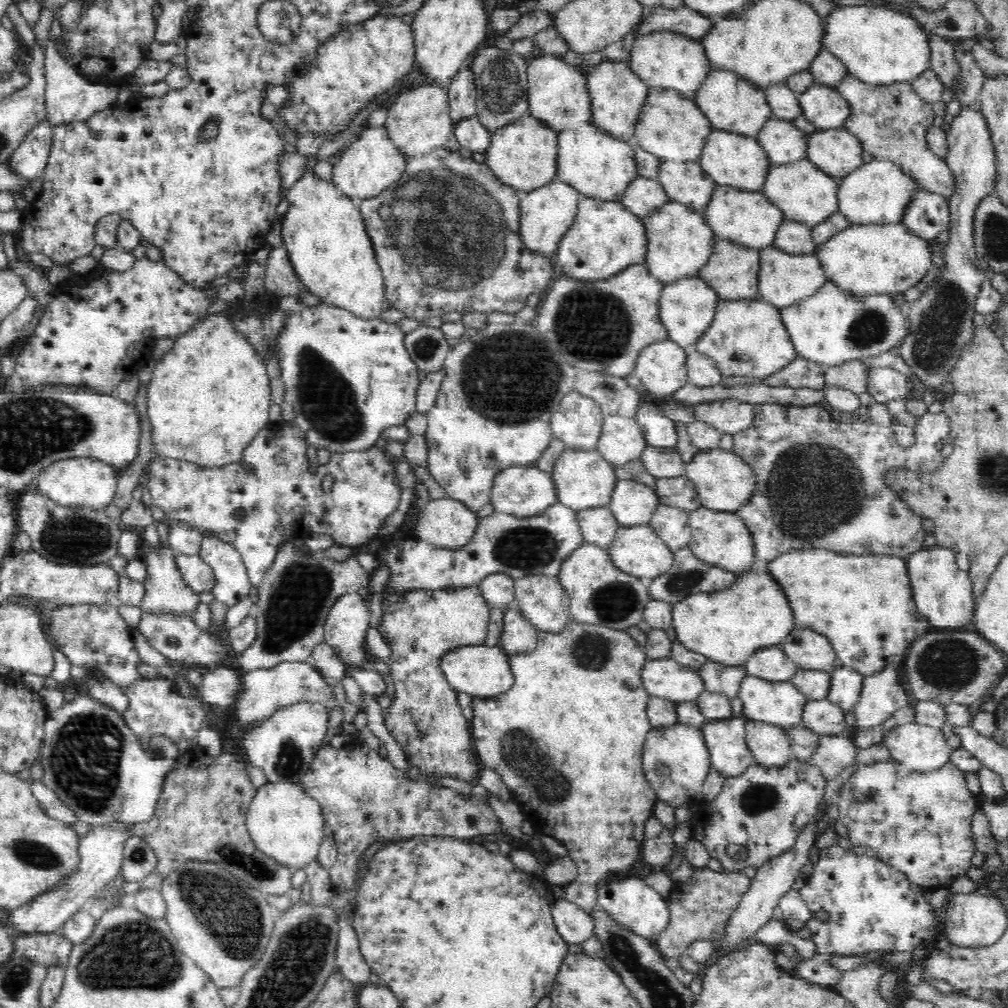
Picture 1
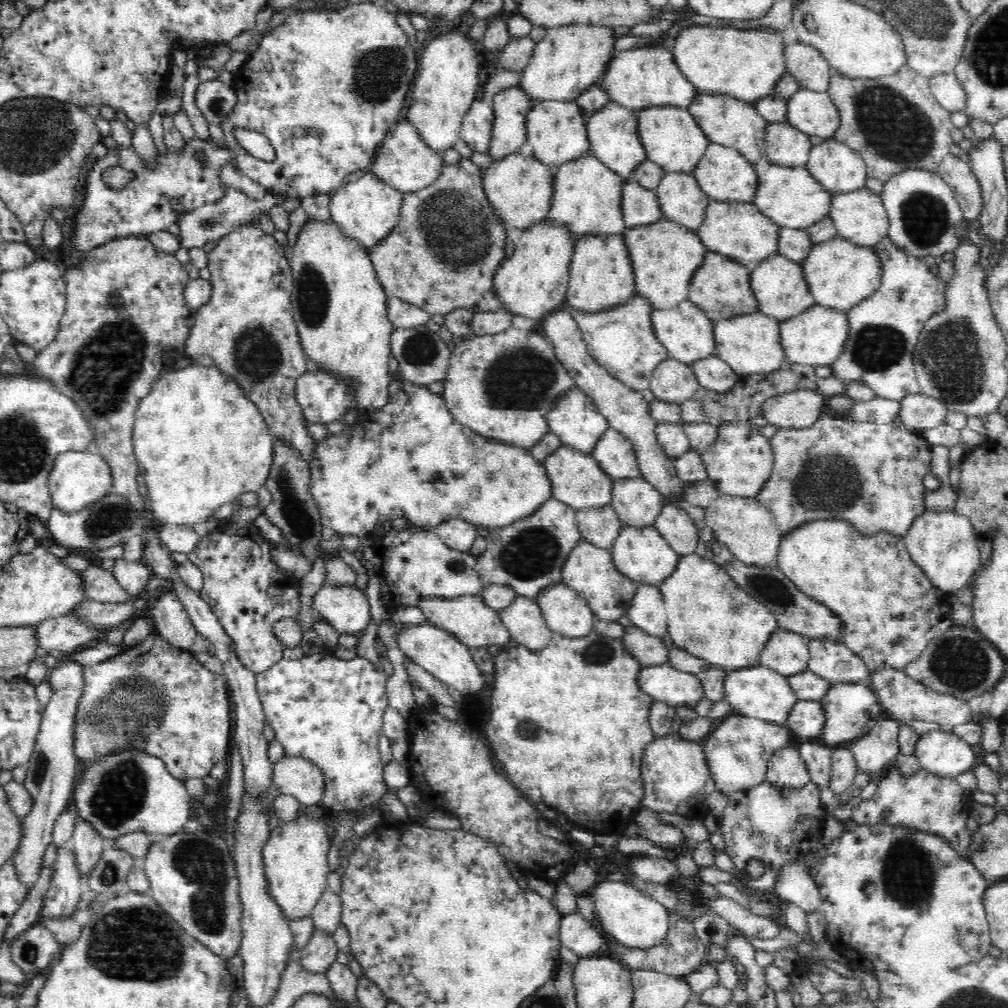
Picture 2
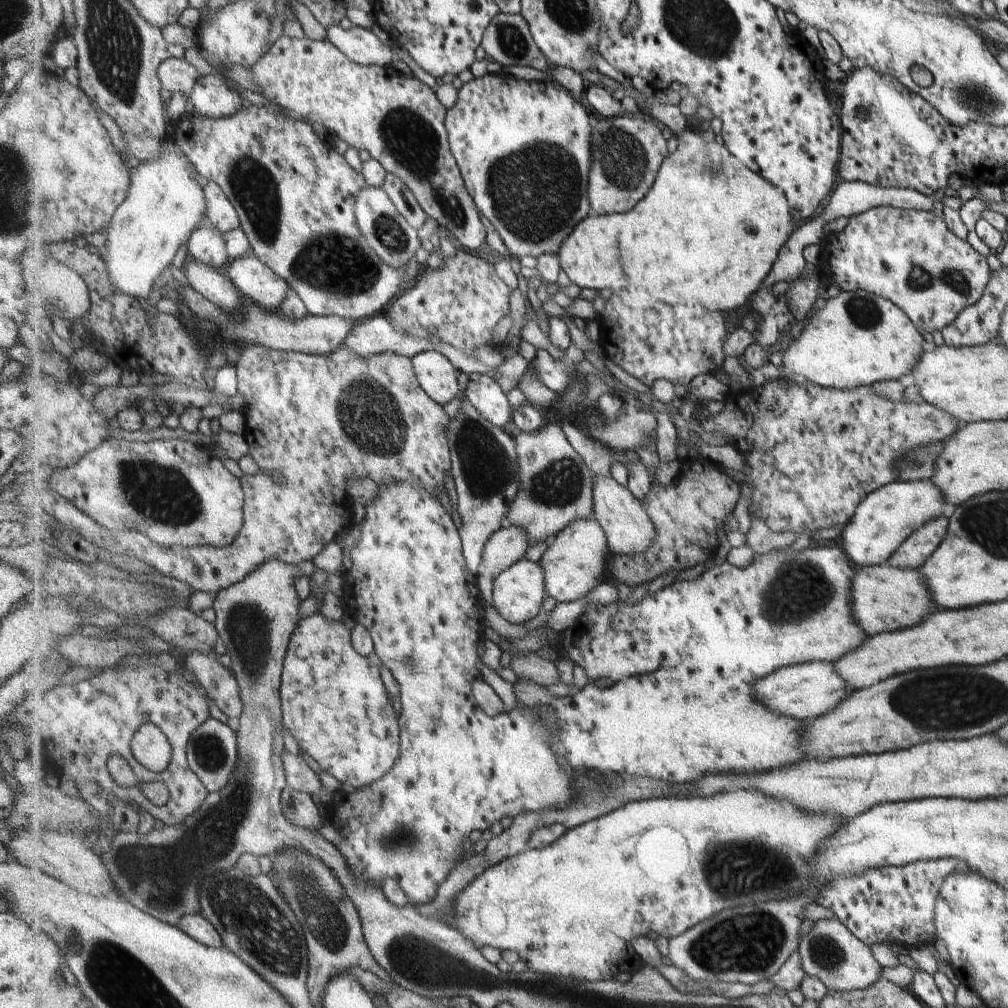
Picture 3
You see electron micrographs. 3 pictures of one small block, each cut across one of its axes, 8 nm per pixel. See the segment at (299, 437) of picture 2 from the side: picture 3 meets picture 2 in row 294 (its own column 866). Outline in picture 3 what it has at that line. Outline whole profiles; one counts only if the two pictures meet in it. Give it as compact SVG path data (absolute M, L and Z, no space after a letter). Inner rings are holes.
M876 206L848 218L846 226L837 233L829 250L828 271L833 286L843 291L861 289L890 300L907 315L919 331L937 332L954 321L961 310L975 304L989 281L985 257L979 256L965 240L959 240L947 230L945 223L931 211Z

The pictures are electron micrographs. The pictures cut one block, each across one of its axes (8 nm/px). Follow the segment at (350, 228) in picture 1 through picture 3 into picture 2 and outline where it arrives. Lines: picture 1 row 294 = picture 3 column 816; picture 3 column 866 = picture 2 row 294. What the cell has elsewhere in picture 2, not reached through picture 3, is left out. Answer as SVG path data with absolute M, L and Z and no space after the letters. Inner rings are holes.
M306 219L294 240L289 267L293 289L293 319L310 364L326 367L344 377L352 377L356 386L356 403L362 413L380 412L388 400L392 378L388 375L393 324L388 317L389 298L379 281L369 250L358 240L347 236L331 219Z

